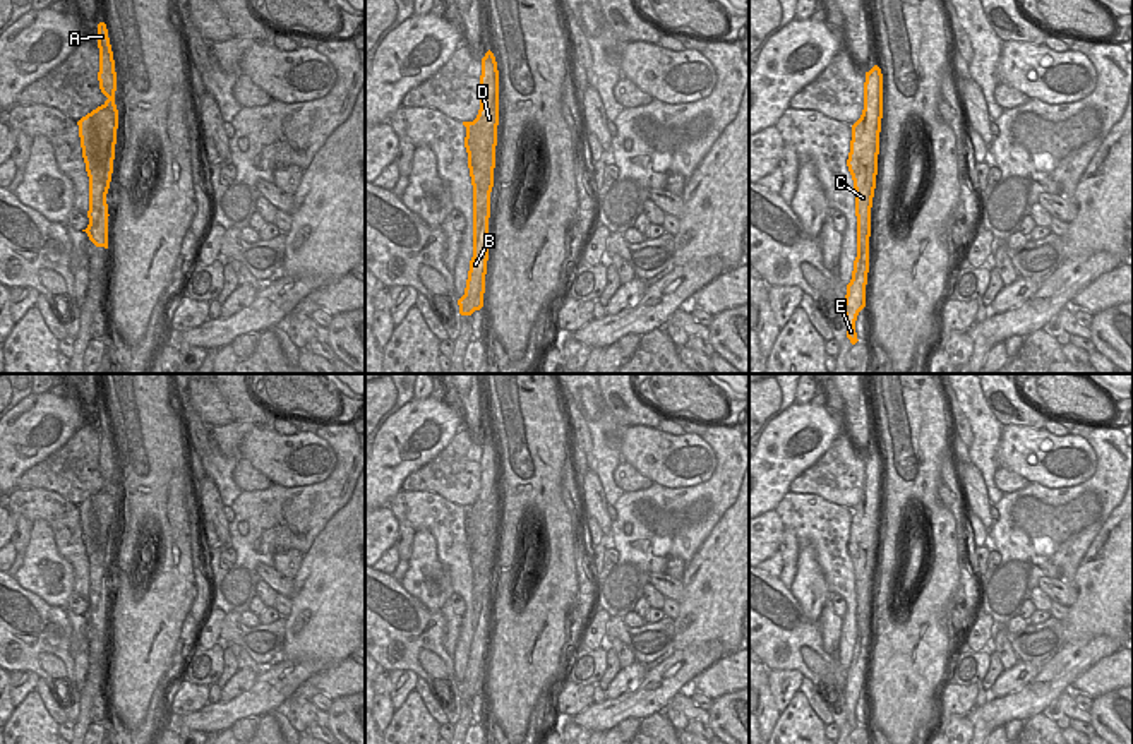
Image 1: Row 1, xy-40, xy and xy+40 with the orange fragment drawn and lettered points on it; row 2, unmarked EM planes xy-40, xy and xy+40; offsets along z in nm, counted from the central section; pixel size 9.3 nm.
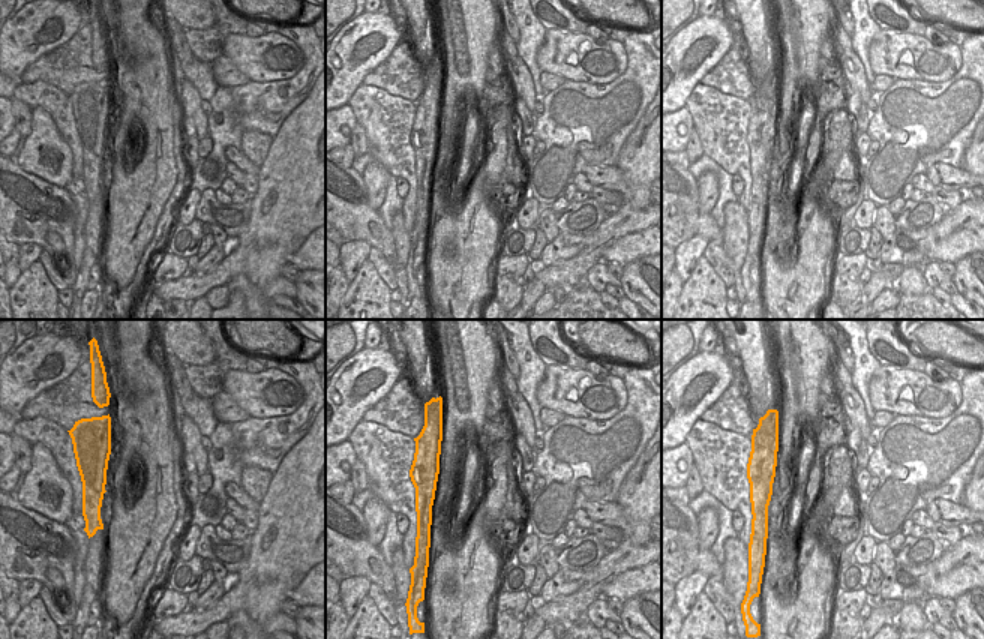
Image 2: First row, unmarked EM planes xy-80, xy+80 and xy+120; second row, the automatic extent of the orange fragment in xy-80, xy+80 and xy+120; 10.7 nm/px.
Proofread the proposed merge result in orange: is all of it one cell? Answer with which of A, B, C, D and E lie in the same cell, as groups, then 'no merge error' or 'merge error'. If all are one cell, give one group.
A C D / B E | merge error

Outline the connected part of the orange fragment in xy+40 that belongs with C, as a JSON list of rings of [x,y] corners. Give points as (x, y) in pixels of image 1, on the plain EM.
[[[878,449],[866,456],[864,494],[852,509],[848,555],[855,573],[857,636],[869,639],[871,591],[876,573],[879,516],[883,502],[883,458]]]

